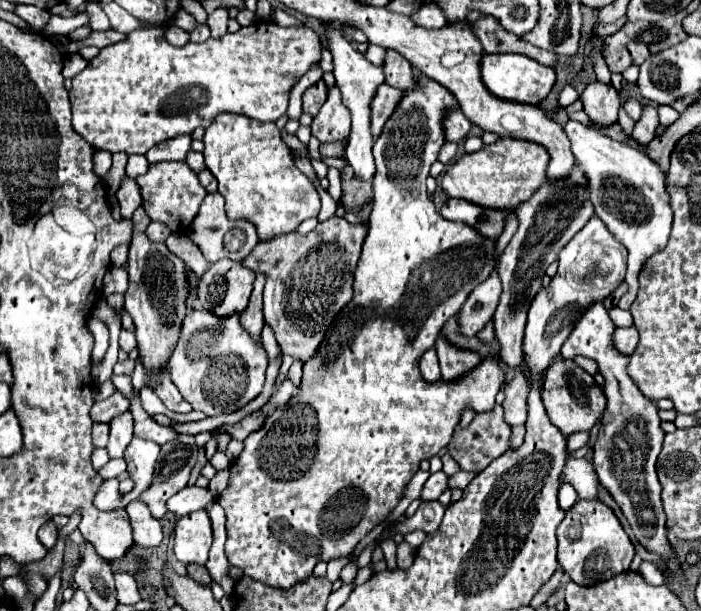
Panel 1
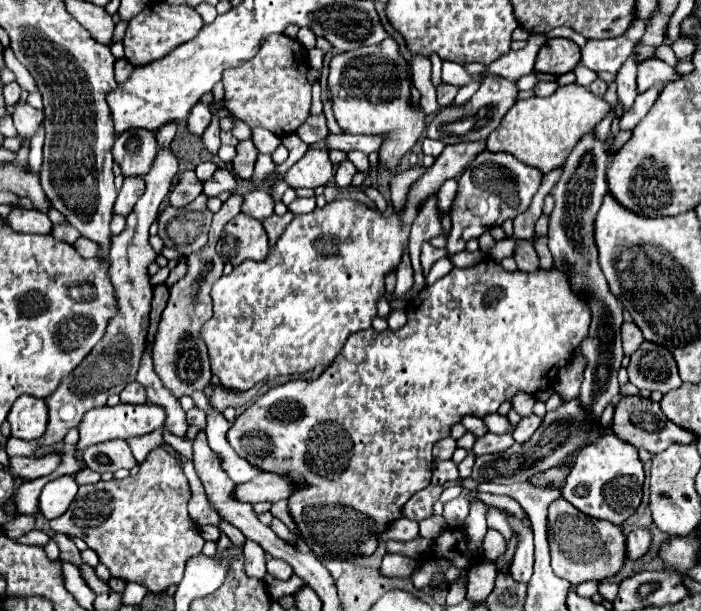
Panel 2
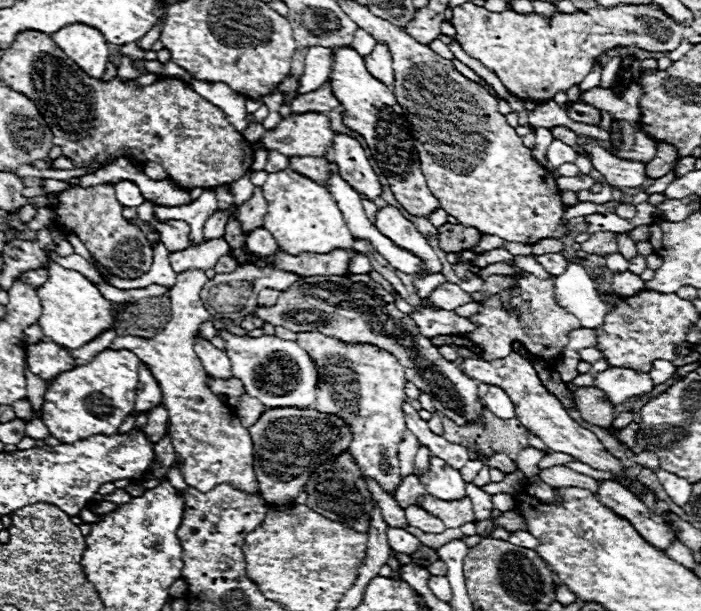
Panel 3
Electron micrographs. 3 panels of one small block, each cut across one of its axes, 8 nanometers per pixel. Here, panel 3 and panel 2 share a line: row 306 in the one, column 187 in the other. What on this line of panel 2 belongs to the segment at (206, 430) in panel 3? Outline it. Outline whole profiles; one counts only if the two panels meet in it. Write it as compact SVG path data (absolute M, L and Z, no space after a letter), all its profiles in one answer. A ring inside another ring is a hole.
M184 172L178 176L178 182L176 186L170 190L168 194L168 200L170 200L170 206L174 208L184 208L188 206L202 190L202 182L196 178L194 172Z

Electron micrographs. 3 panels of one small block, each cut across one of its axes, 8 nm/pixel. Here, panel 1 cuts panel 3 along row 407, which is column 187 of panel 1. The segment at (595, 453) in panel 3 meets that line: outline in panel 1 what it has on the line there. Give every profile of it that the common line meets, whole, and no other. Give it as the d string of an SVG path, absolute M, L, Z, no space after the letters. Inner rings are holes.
M206 510L176 518L174 536L174 554L180 562L206 564L212 544L212 526Z

